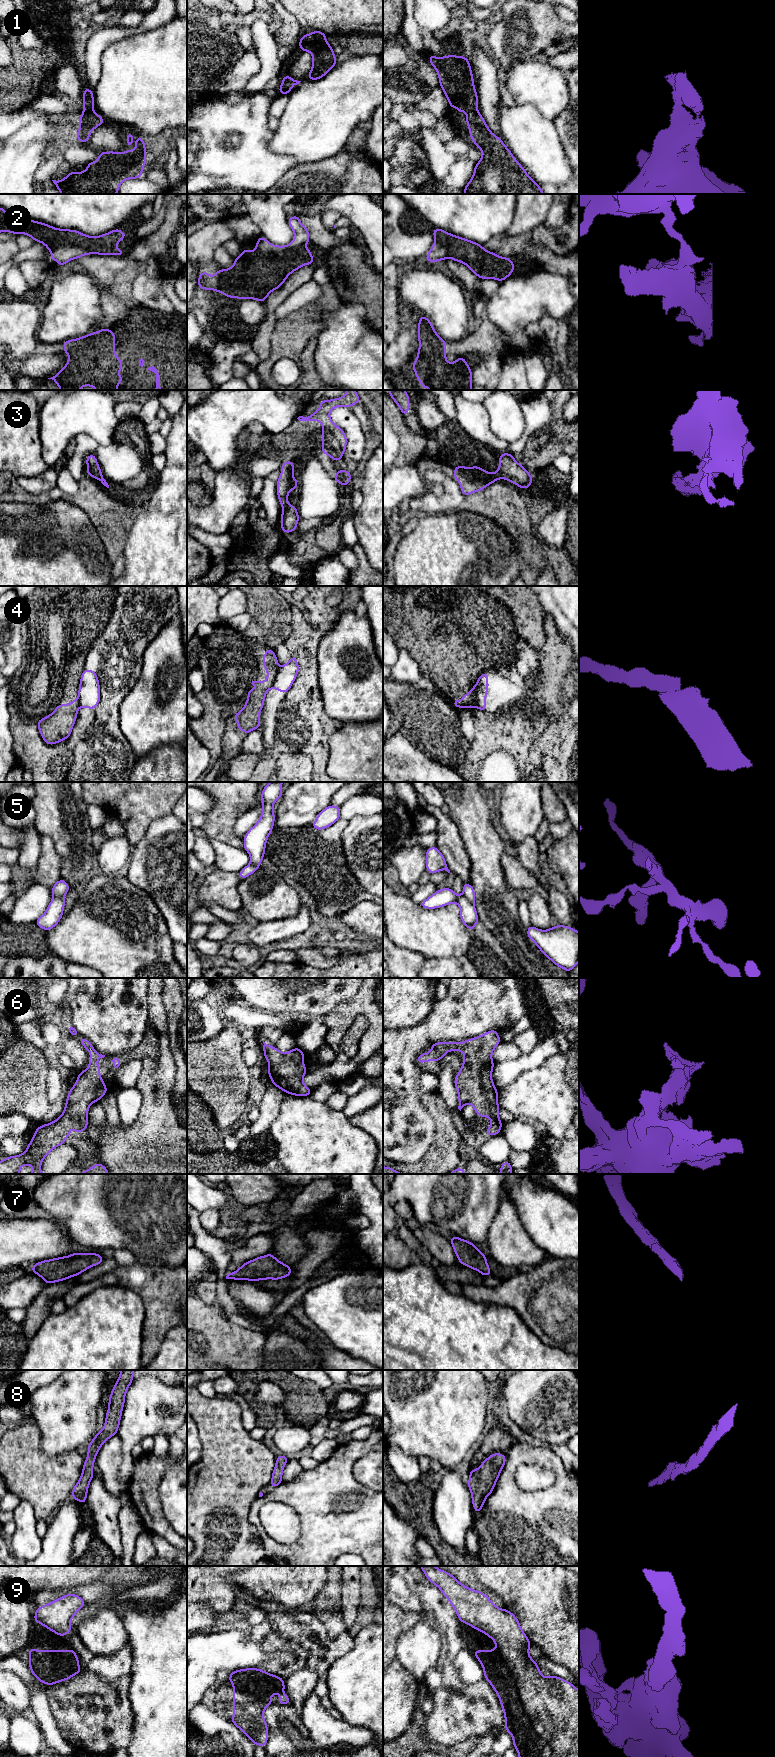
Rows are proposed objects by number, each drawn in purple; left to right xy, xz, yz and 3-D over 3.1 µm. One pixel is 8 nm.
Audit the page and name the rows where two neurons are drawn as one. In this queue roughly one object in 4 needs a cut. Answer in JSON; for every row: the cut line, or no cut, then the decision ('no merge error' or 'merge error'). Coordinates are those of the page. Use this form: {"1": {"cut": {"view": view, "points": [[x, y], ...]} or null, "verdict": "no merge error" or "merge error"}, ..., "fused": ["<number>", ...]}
{"1": {"cut": null, "verdict": "no merge error"}, "2": {"cut": {"view": "xz", "points": [[303, 244], [274, 253], [263, 253], [256, 247]]}, "verdict": "merge error"}, "3": {"cut": null, "verdict": "no merge error"}, "4": {"cut": {"view": "xz", "points": [[280, 667], [269, 687]]}, "verdict": "merge error"}, "5": {"cut": {"view": "xy", "points": [[63, 895], [53, 898]]}, "verdict": "merge error"}, "6": {"cut": null, "verdict": "no merge error"}, "7": {"cut": null, "verdict": "no merge error"}, "8": {"cut": null, "verdict": "no merge error"}, "9": {"cut": {"view": "xz", "points": [[233, 1688], [246, 1691], [255, 1677], [264, 1676], [270, 1694]]}, "verdict": "merge error"}, "fused": ["2", "4", "5", "9"]}

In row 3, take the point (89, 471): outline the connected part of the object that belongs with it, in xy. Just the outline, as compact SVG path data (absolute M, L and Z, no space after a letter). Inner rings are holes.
M89 454L86 457L86 464L87 469L86 469L86 475L91 475L94 479L99 480L104 486L109 488L108 483L106 480L103 478L102 472L100 470L98 461L96 460L95 454Z

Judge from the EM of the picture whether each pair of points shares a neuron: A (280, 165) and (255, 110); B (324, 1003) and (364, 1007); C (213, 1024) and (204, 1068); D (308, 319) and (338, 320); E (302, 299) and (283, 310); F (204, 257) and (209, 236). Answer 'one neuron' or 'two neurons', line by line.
A: one neuron
B: two neurons
C: two neurons
D: two neurons
E: one neuron
F: one neuron

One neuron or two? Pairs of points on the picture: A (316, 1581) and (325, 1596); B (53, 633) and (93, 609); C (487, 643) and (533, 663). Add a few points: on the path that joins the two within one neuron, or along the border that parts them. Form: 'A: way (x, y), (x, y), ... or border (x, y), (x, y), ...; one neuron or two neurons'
A: border (328, 1576), (325, 1586), (312, 1599), (303, 1604); two neurons
B: way (63, 623), (77, 609), (83, 609); one neuron
C: border (519, 636), (516, 640), (516, 660), (514, 664); two neurons

